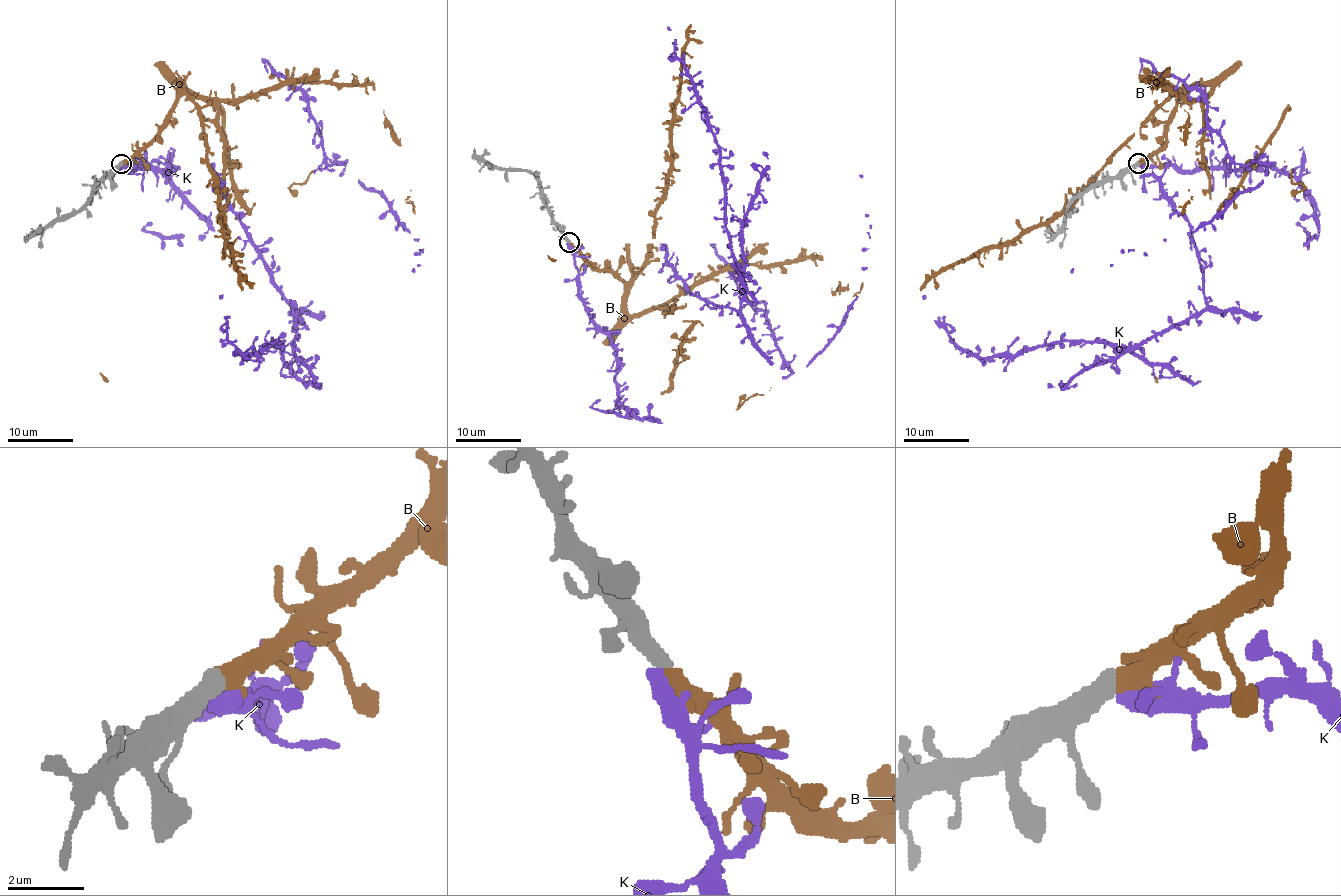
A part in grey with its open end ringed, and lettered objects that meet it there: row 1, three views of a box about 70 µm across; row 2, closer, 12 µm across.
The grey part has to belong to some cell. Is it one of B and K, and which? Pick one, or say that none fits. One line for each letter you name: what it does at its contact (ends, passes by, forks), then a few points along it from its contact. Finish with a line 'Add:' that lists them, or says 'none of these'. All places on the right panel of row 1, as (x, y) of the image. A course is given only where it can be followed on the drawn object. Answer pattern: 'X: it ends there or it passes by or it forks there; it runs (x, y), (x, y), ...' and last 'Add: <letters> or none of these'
B: it passes by
Add: B

